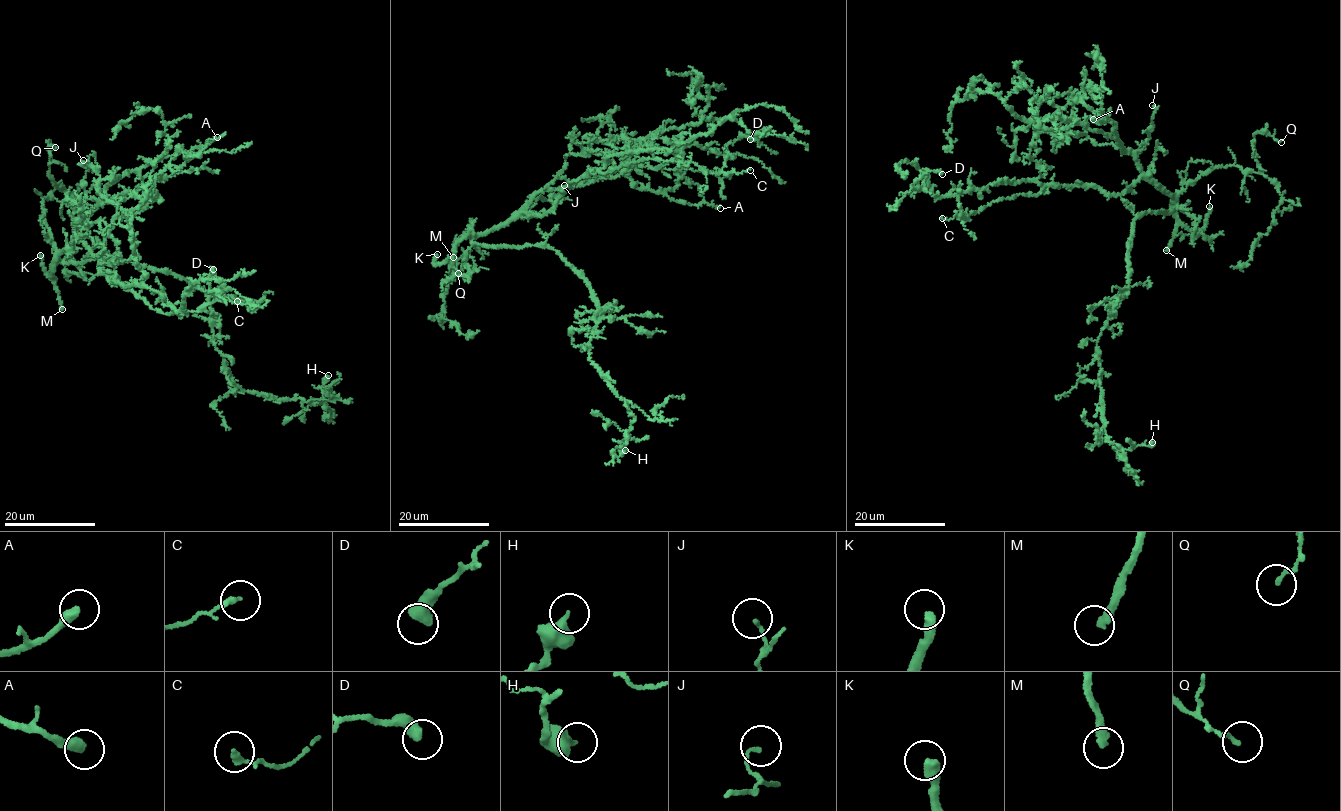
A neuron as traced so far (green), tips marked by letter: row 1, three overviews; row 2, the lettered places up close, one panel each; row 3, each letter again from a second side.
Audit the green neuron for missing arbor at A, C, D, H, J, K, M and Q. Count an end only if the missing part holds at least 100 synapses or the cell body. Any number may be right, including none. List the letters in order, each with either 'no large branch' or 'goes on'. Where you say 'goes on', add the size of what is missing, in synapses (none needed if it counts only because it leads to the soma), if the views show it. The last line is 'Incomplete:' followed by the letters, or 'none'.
A: no large branch
C: no large branch
D: no large branch
H: no large branch
J: no large branch
K: goes on | 250 syn
M: goes on
Q: no large branch
Incomplete: K, M

